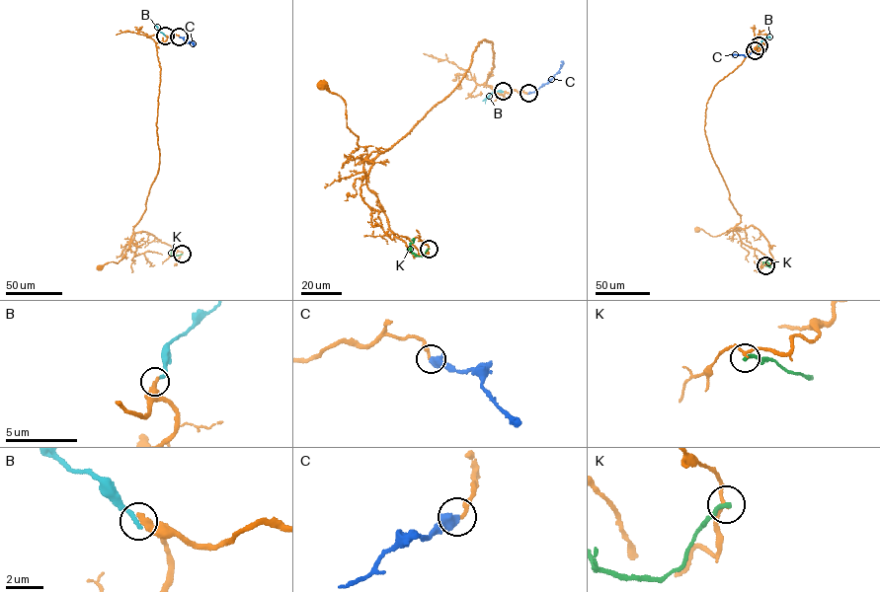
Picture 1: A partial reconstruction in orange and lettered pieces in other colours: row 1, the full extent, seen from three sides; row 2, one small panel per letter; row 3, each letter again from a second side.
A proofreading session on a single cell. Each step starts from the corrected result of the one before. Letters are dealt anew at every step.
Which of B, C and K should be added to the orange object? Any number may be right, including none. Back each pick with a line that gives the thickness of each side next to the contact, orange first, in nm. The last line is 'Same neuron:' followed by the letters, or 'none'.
C: 240 nm thick on the orange side, 500 nm on the other
Same neuron: C

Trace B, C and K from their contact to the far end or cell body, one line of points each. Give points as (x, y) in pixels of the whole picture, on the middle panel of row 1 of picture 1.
B: (503, 92), (490, 94), (485, 103)
C: (528, 93), (546, 84), (561, 64)
K: (429, 248), (422, 257), (415, 256), (410, 246), (414, 239), (411, 240)

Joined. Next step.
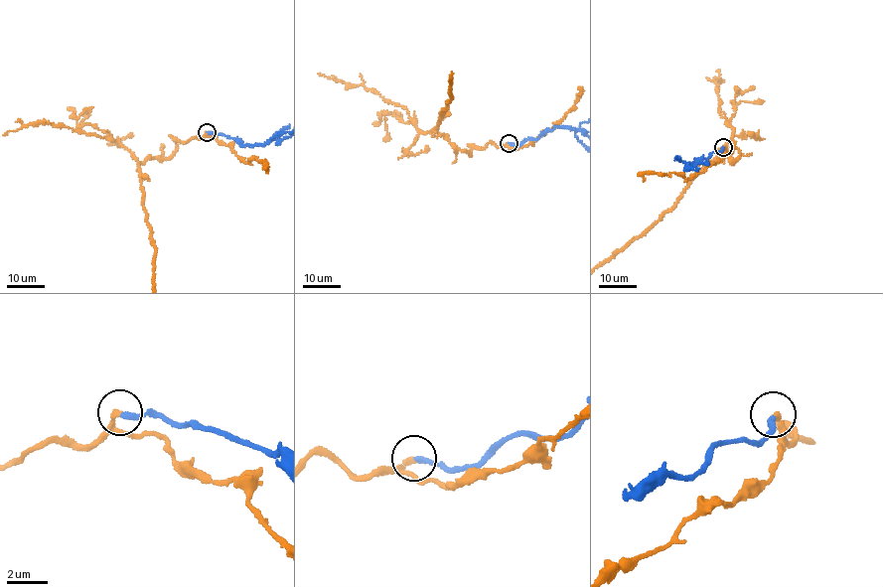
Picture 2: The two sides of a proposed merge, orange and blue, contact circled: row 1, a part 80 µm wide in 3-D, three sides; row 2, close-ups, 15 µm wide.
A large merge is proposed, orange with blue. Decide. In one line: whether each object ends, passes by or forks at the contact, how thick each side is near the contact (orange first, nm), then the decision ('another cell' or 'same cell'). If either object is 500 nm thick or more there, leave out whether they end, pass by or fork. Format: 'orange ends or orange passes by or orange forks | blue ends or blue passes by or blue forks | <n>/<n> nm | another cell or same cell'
orange ends | blue ends | 280/280 nm | same cell

